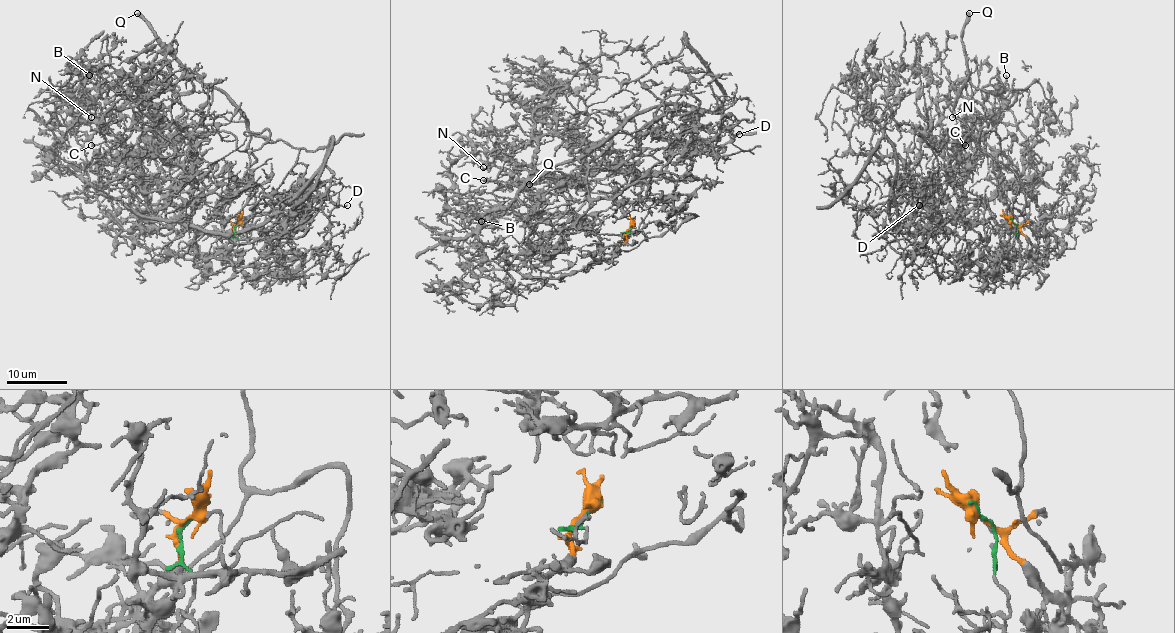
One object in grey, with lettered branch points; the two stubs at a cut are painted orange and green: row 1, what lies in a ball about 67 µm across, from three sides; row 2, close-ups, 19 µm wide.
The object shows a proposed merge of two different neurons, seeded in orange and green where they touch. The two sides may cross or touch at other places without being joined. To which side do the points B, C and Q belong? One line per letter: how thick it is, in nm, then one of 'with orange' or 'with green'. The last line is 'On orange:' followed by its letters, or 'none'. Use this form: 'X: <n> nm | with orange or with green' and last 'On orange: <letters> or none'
B: 150 nm | with orange
C: 190 nm | with orange
Q: 420 nm | with orange
On orange: B, C, Q

